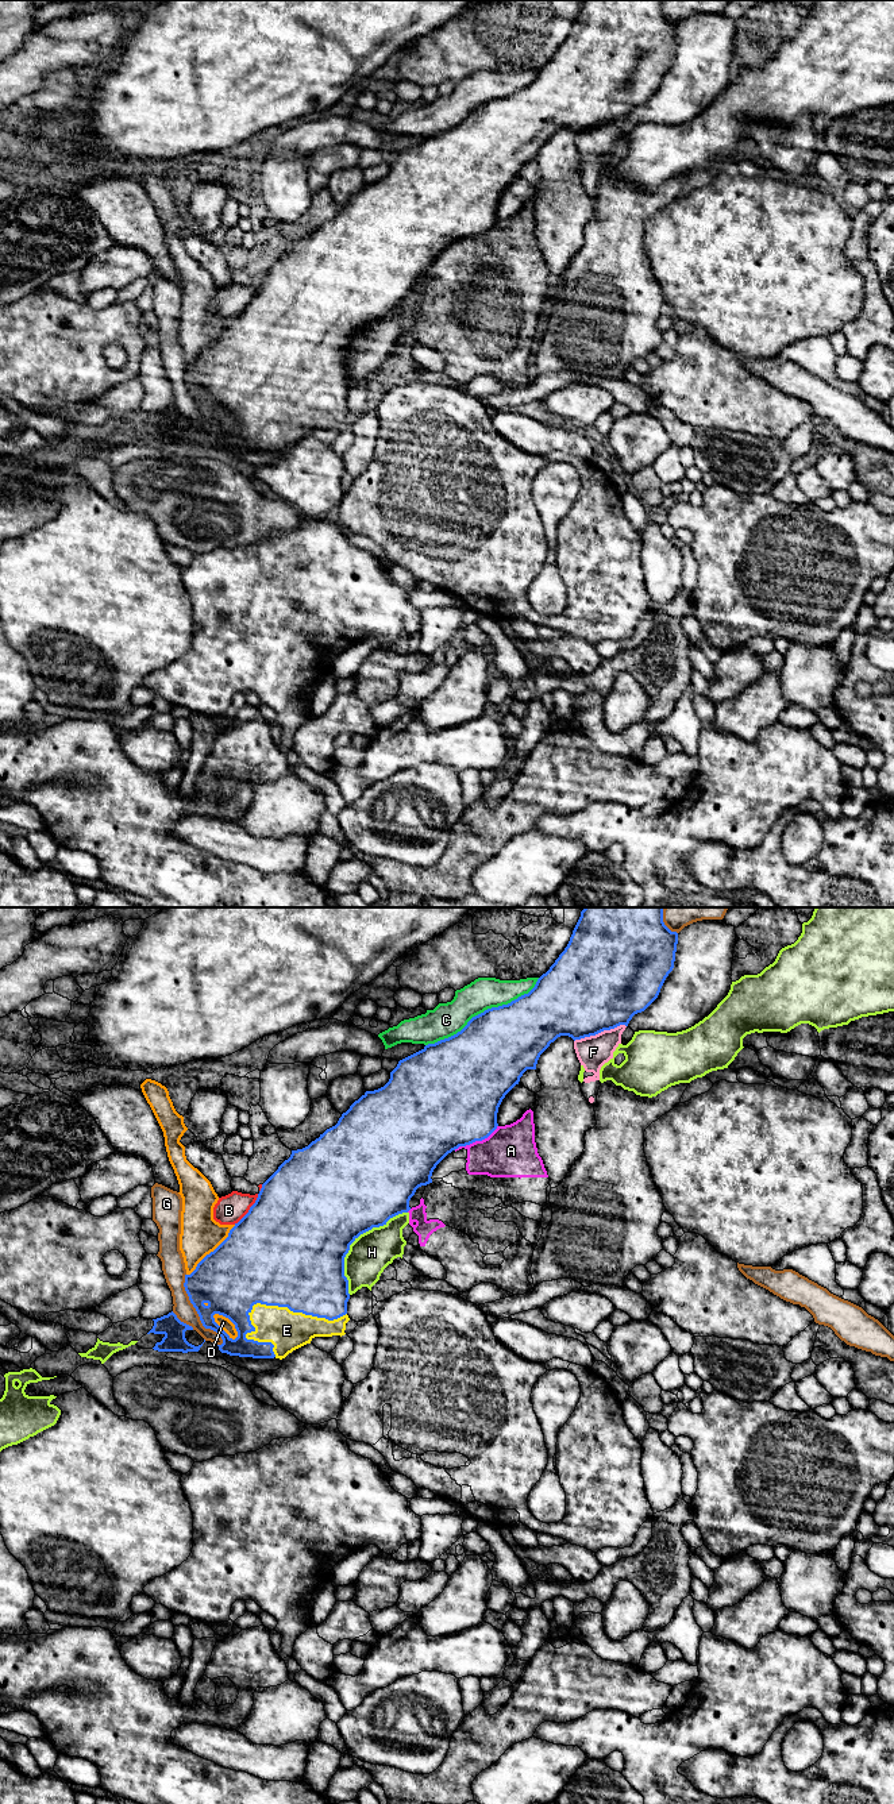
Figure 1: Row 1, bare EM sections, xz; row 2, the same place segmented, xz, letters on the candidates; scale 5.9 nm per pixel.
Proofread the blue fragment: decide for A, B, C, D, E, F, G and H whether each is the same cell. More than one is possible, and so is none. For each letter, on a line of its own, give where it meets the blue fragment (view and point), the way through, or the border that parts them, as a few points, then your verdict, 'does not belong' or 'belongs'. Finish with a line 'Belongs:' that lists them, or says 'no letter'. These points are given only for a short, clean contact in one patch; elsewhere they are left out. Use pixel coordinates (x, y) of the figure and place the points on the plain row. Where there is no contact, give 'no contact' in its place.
A: meets blue in xz at (476, 232); does not belong
B: meets blue in xz at (249, 303); does not belong
C: meets blue in xz at (485, 103); does not belong
D: meets blue in xz at (223, 423); does not belong
E: meets blue in xz at (282, 399); belongs
F: meets blue in xz at (600, 124); does not belong
G: meets blue in xz at (197, 405); does not belong
H: meets blue in xz at (354, 332); does not belong
Belongs: E

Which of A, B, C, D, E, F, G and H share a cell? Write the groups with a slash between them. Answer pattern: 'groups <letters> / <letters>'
groups A / B / C / D / E / F / G / H

